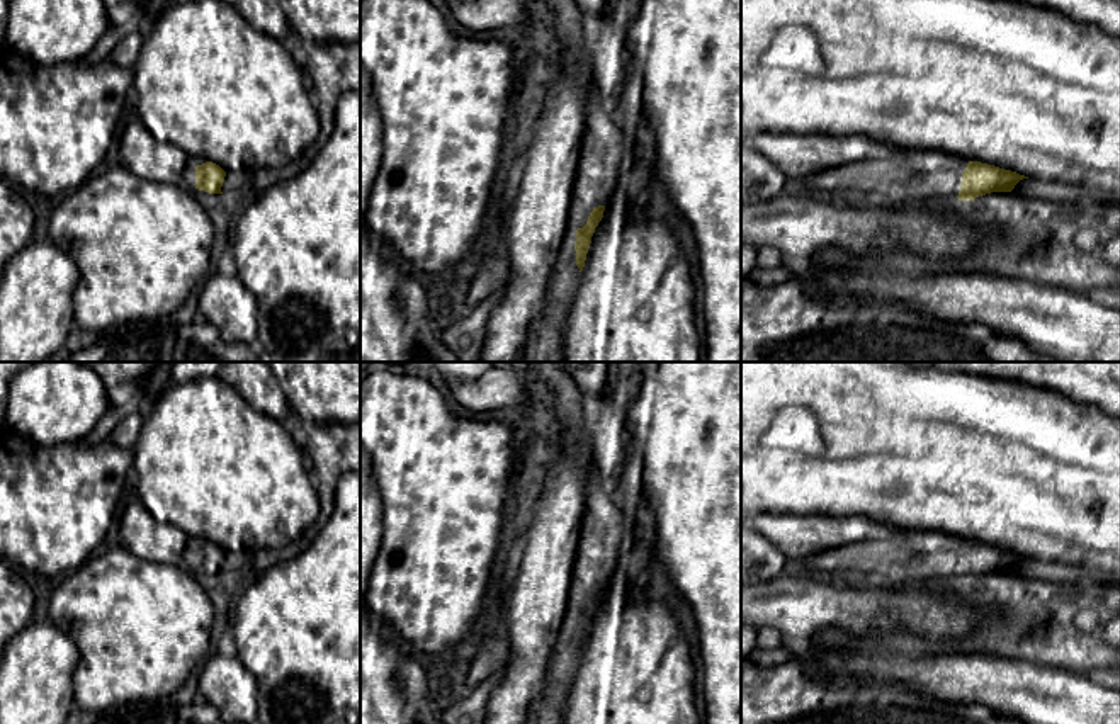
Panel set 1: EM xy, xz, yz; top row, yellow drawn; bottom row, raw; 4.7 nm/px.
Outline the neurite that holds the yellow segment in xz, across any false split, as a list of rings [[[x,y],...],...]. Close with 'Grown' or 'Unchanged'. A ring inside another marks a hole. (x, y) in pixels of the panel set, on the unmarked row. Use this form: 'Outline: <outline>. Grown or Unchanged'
Outline: [[[595,469],[583,471],[583,483],[588,508],[581,522],[569,590],[576,622],[559,634],[546,668],[544,690],[525,724],[563,724],[568,690],[580,668],[591,617],[625,547],[622,512],[602,491]]]. Grown

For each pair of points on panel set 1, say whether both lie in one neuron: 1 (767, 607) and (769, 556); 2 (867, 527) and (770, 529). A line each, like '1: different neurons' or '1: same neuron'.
1: different neurons
2: same neuron

